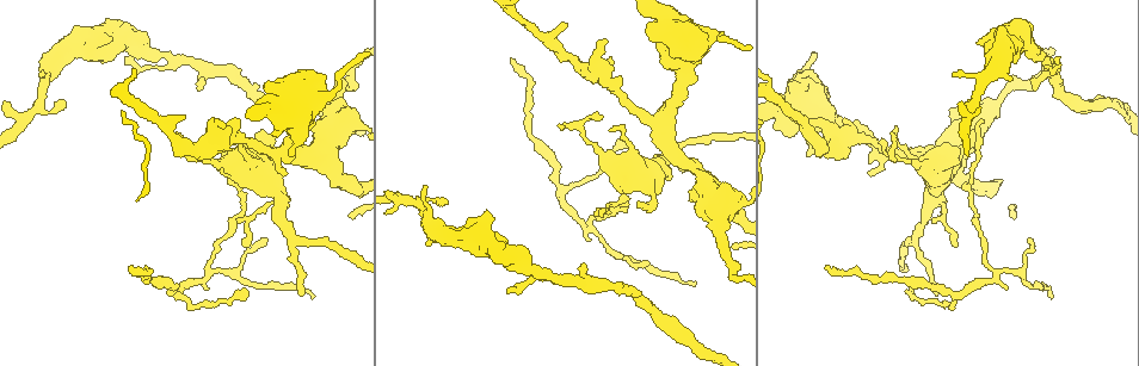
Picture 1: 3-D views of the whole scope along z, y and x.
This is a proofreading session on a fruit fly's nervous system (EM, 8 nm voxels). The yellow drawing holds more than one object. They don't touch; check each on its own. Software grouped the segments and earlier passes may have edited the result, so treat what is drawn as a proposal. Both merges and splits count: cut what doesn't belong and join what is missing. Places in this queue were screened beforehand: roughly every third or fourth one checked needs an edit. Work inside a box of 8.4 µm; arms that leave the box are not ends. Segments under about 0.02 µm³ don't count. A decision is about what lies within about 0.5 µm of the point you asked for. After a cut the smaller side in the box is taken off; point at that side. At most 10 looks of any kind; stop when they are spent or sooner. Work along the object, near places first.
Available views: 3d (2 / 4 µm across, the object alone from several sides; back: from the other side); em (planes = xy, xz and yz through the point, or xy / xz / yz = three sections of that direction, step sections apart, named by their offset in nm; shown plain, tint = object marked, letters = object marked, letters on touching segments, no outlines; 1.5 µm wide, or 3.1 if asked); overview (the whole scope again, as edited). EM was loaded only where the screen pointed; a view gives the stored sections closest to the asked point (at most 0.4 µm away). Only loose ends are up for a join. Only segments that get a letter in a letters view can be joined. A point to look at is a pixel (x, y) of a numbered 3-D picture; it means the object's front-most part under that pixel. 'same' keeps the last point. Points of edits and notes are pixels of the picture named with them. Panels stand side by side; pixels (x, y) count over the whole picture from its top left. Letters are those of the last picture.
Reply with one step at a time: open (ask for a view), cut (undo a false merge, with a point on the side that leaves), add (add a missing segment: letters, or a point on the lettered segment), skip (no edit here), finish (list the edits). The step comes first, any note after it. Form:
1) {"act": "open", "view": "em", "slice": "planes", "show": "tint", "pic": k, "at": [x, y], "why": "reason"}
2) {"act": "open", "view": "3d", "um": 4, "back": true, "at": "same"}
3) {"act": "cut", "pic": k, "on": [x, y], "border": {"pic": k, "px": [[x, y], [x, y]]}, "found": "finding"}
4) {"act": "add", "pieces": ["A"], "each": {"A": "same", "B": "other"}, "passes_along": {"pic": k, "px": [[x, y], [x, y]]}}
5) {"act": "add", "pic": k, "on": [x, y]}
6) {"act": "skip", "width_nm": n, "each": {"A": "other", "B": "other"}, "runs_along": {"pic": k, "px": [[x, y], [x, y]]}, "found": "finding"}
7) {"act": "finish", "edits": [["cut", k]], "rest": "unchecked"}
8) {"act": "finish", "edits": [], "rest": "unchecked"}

{"act": "open", "view": "3d", "um": 4, "pic": 1, "at": [176, 131], "why": "tapers out"}

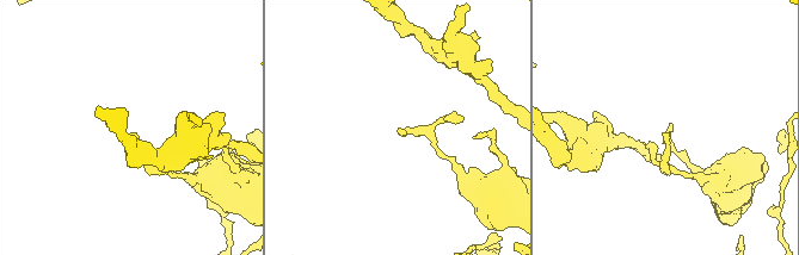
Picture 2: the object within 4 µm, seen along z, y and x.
{"act": "open", "view": "em", "slice": "planes", "show": "letters", "pic": 2, "at": [399, 129], "why": "now the EM"}

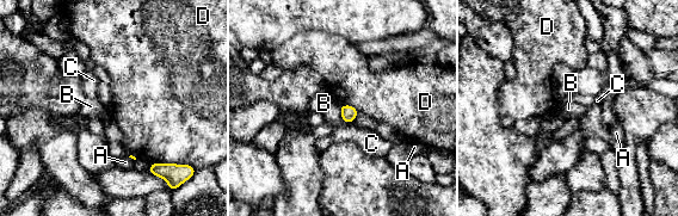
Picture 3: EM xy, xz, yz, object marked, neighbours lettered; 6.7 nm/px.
{"act": "skip", "longest_contact_nm": ["D", 140], "each": {"A": "other", "B": "other", "C": "other", "D": "other"}, "found": "no lettered segment goes on from it"}

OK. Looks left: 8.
{"act": "open", "view": "em", "slice": "planes", "show": "letters", "pic": 1, "at": [244, 245], "why": "free end"}

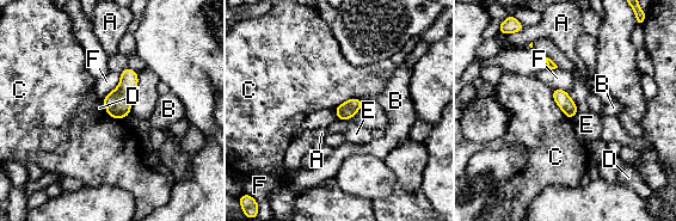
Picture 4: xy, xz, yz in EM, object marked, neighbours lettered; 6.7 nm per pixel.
{"act": "skip", "each": {"A": "other", "B": "other", "C": "other", "D": "other", "E": "other", "F": "other"}, "found": "no lettered segment goes on from it"}

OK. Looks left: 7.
{"act": "open", "view": "em", "slice": "planes", "show": "letters", "pic": 1, "at": [130, 265], "why": "thin end"}

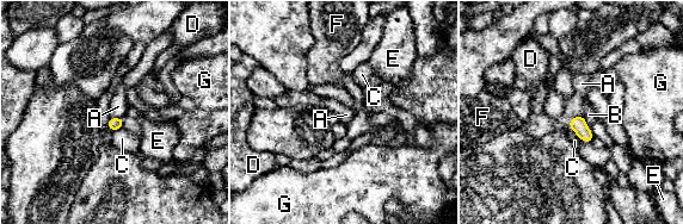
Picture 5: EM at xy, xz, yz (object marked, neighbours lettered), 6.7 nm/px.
{"act": "add", "pieces": ["F"], "each": {"A": "other", "B": "other", "C": "other", "D": "other", "E": "other", "F": "same", "G": "other"}, "passes_along": {"pic": 5, "px": [[578, 124], [570, 123], [537, 125]]}, "found": "it goes on there"}

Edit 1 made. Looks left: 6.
{"act": "open", "view": "overview"}

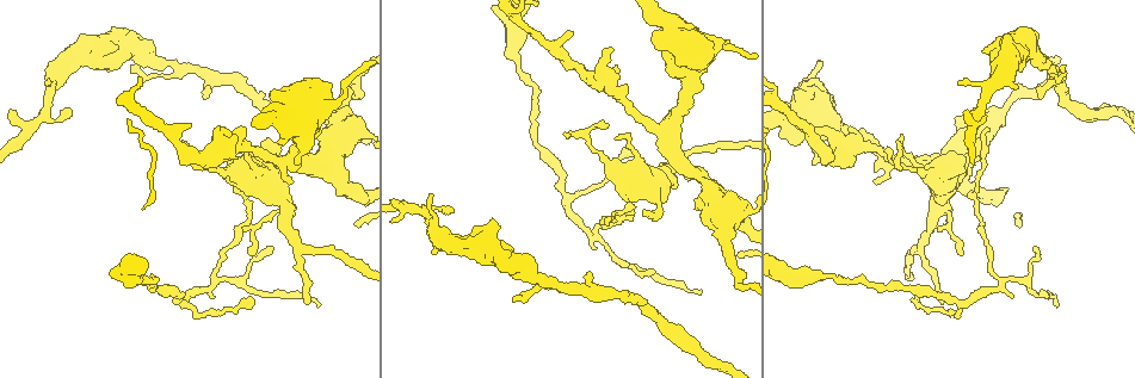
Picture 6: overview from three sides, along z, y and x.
{"act": "open", "view": "em", "slice": "planes", "show": "letters", "pic": 6, "at": [278, 144], "why": "thick end"}

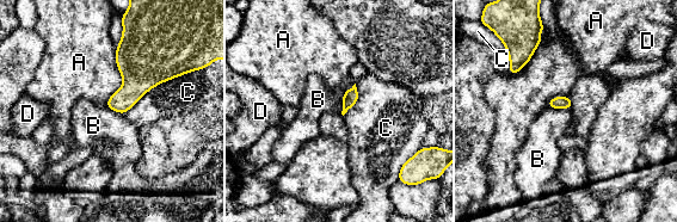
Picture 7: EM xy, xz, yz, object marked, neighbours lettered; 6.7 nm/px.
{"act": "skip", "each": {"A": "other", "B": "other", "C": "other", "D": "other"}, "border": {"pic": 7, "px": [[355, 82], [343, 96], [340, 112]]}, "found": "no lettered segment goes on from it"}

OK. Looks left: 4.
{"act": "finish", "edits": [["add", 5]], "rest": "unchecked"}

